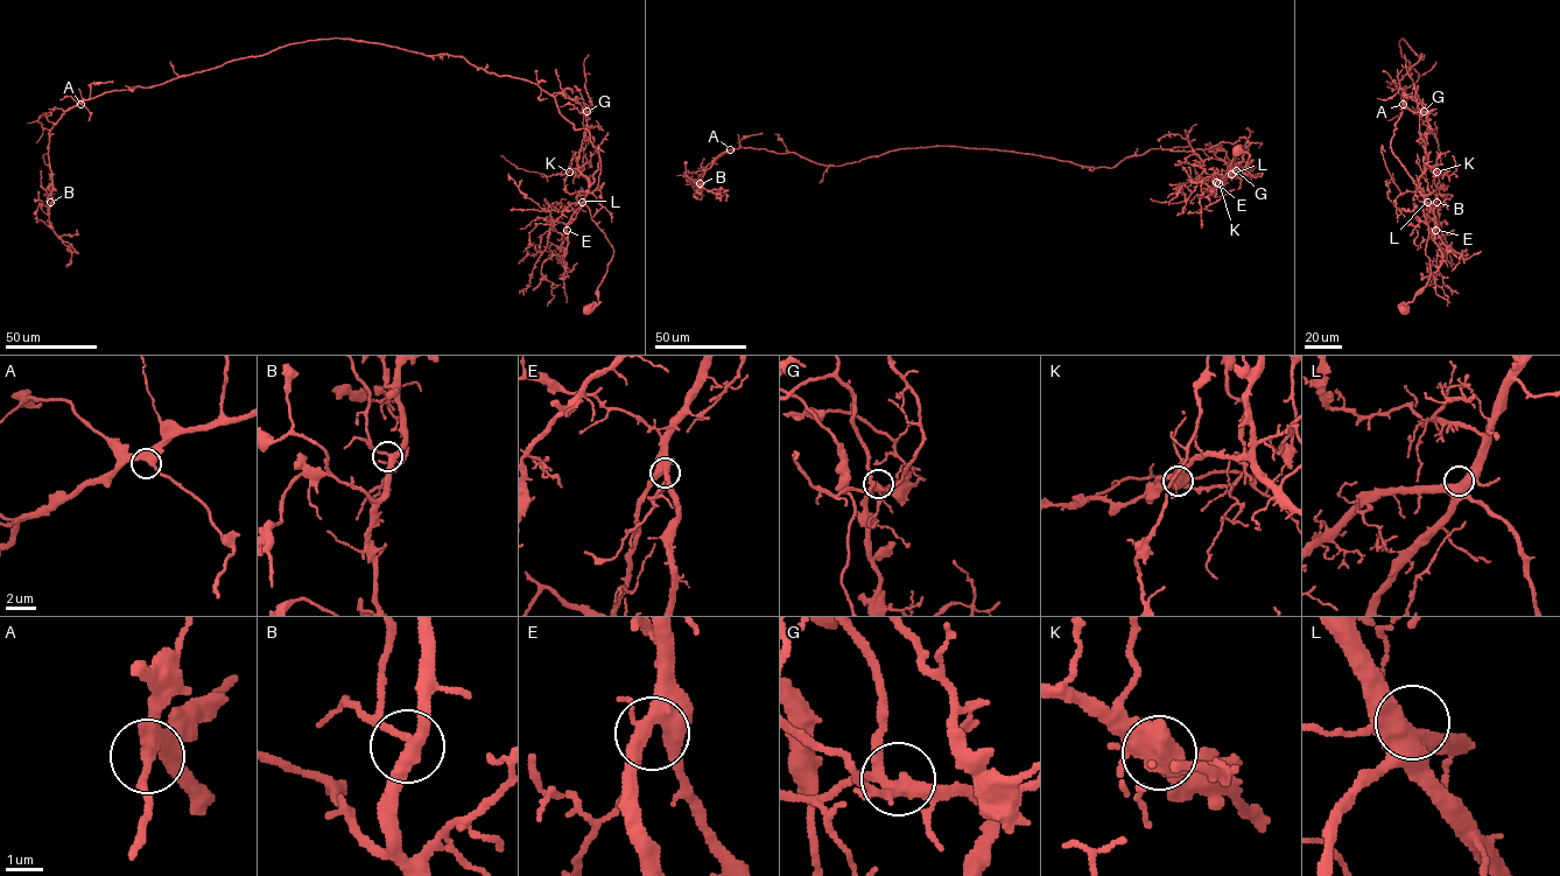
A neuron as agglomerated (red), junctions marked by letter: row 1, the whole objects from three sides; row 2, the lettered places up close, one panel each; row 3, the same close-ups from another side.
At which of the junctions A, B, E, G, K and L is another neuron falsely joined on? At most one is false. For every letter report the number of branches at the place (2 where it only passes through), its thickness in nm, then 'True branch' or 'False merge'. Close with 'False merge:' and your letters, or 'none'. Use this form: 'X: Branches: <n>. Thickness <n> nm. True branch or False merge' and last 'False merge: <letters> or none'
A: Branches: 3. Thickness 360 nm. True branch
B: Branches: 3. Thickness 320 nm. True branch
E: Branches: 3. Thickness 360 nm. True branch
G: Branches: 5. Thickness 320 nm. True branch
K: Branches: 4. Thickness 550 nm. False merge
L: Branches: 3. Thickness 460 nm. True branch
False merge: K

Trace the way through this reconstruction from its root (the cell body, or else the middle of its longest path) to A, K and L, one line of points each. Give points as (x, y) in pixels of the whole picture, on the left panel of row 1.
A: (587, 310), (613, 254), (583, 203), (599, 156), (589, 132), (533, 83), (461, 56), (329, 39), (81, 104)
K: (587, 310), (588, 306), (599, 303), (597, 287), (613, 249), (583, 203), (588, 179), (577, 169), (569, 172)
L: (587, 310), (588, 306), (599, 303), (597, 287), (613, 249), (582, 202)

